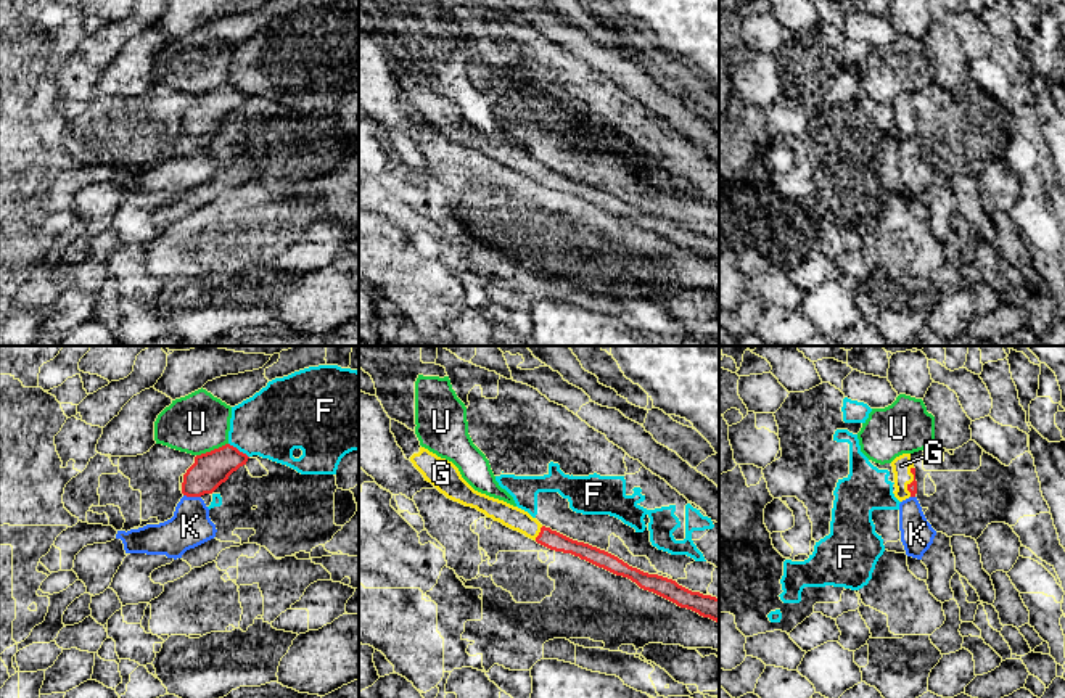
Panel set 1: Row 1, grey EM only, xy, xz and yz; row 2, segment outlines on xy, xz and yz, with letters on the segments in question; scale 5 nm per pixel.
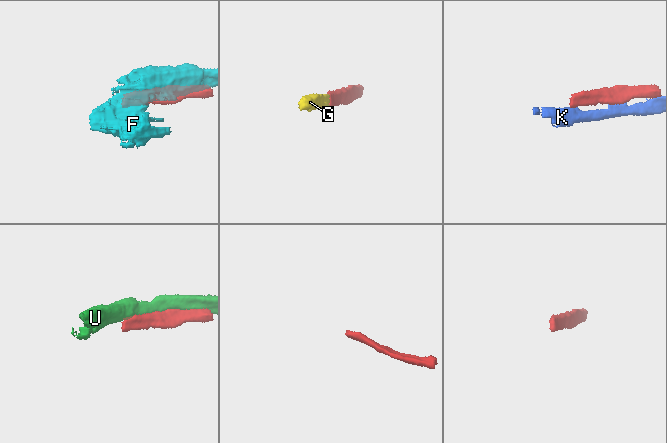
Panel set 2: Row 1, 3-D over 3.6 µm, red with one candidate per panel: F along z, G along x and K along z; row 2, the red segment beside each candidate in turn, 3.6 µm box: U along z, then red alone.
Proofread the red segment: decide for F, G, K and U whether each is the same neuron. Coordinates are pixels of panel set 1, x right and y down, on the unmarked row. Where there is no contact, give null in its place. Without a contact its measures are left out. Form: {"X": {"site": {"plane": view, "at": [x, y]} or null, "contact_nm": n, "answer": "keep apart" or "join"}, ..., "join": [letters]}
{"F": {"site": {"plane": "xy", "at": [237, 89]}, "contact_nm": 130, "answer": "keep apart"}, "G": {"site": {"plane": "yz", "at": [912, 121]}, "contact_nm": 150, "answer": "join"}, "K": {"site": {"plane": "xy", "at": [192, 135]}, "contact_nm": 90, "answer": "keep apart"}, "U": {"site": {"plane": "xy", "at": [211, 90]}, "contact_nm": 170, "answer": "keep apart"}, "join": ["G"]}

